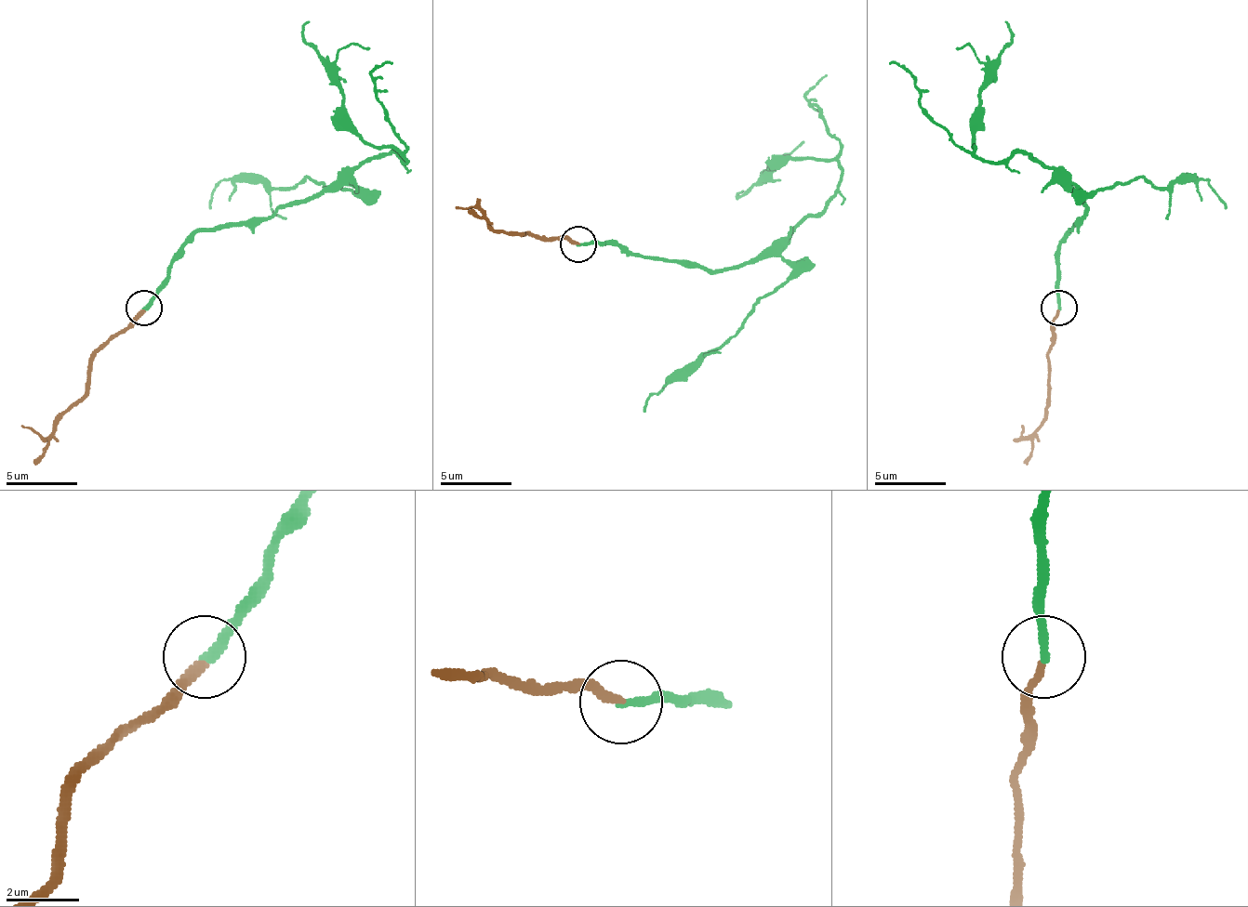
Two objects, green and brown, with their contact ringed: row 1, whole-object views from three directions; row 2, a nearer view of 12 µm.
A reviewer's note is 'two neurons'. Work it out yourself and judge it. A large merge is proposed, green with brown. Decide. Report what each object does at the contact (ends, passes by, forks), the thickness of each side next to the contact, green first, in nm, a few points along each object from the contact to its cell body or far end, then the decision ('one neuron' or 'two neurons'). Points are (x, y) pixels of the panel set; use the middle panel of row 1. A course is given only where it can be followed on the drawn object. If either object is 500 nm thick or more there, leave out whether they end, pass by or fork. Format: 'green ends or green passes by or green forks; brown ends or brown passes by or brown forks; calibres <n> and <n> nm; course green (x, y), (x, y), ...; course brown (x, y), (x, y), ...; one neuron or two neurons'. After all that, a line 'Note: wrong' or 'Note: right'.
green ends; brown ends; calibres 240 and 220 nm; course green (578, 244), (724, 269), (817, 213), (839, 166), (785, 160), (743, 191); course brown (578, 244), (494, 227), (479, 213), (454, 205); one neuron
Note: wrong

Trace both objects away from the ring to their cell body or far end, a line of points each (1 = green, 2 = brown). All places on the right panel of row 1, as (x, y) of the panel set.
1: (1059, 307), (1059, 243), (1084, 207), (1028, 154), (981, 161), (975, 147), (985, 72), (1010, 40), (1006, 22)
2: (1059, 310), (1049, 357), (1049, 388), (1042, 425), (1028, 439), (1020, 425)

